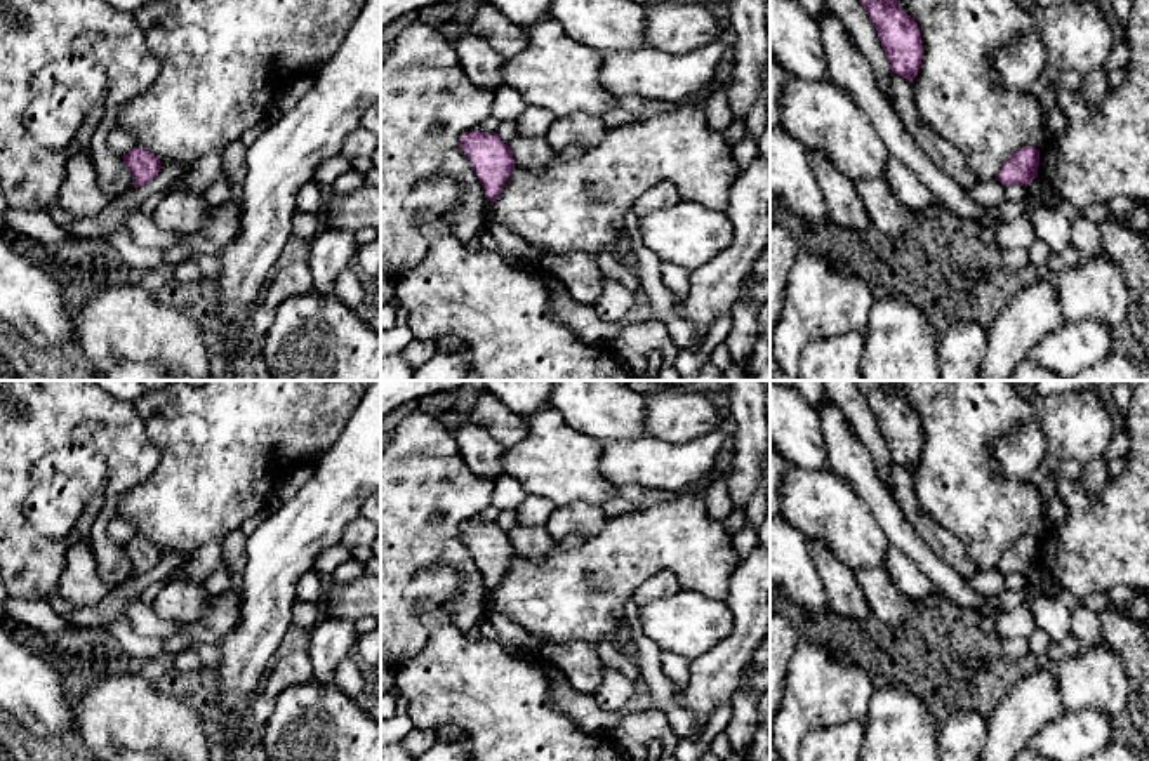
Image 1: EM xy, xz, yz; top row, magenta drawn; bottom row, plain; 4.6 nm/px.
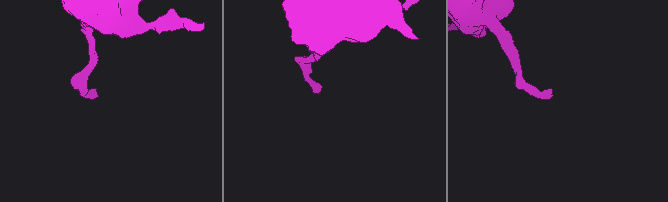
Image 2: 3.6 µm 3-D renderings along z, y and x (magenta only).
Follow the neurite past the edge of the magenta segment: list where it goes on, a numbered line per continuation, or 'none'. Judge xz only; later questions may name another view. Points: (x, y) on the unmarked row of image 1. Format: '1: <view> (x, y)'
none

